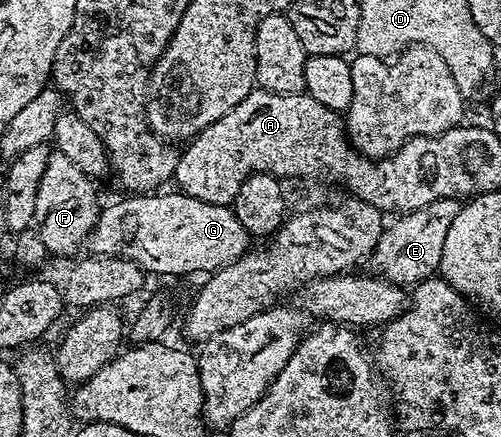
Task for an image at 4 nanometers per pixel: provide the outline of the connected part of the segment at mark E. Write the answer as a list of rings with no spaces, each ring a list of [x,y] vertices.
[[[441,198],[437,202],[429,202],[429,206],[418,208],[412,212],[400,215],[396,224],[388,223],[384,227],[375,251],[369,257],[374,271],[384,280],[400,286],[418,286],[422,280],[430,280],[438,273],[441,266],[441,250],[445,250],[445,238],[449,234],[449,226],[453,226],[453,218],[457,218],[461,204],[453,198]]]

